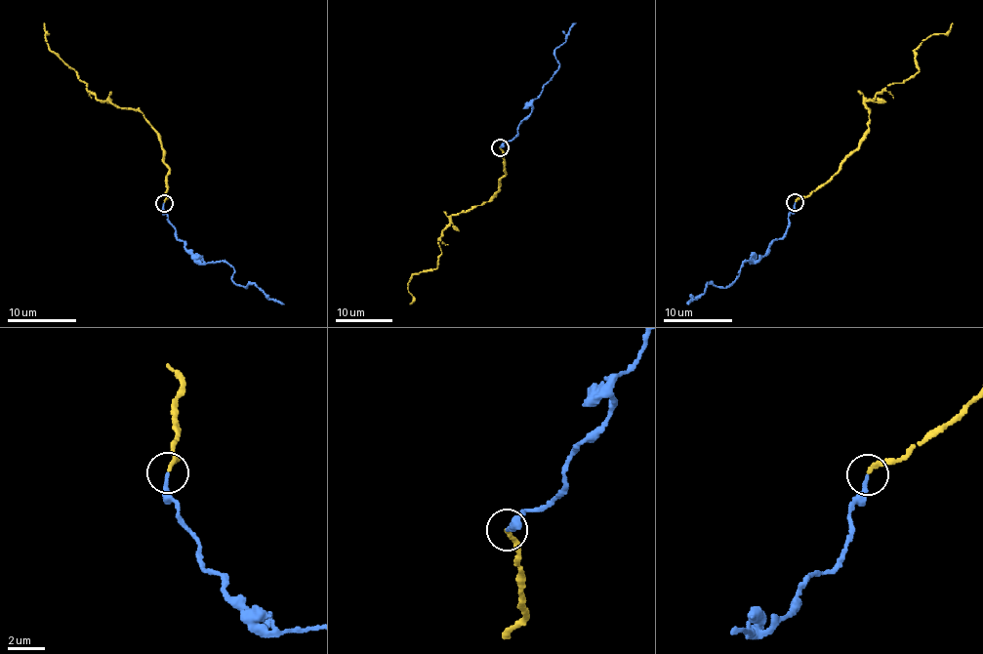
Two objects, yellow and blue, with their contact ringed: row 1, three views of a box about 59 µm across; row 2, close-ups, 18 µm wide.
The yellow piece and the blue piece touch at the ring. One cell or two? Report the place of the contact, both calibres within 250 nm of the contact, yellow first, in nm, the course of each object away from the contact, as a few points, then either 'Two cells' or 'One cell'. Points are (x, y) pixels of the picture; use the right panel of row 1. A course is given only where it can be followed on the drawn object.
Place: (795, 202). Thickness 260 nm (yellow) against 240 nm. Course of yellow: (795, 202), (816, 189), (855, 147), (866, 132), (869, 112), (864, 104), (918, 71), (915, 50), (952, 23). Course of blue: (795, 202), (785, 233), (763, 255), (743, 265), (731, 284), (722, 288), (706, 283), (703, 293), (688, 304). One cell

